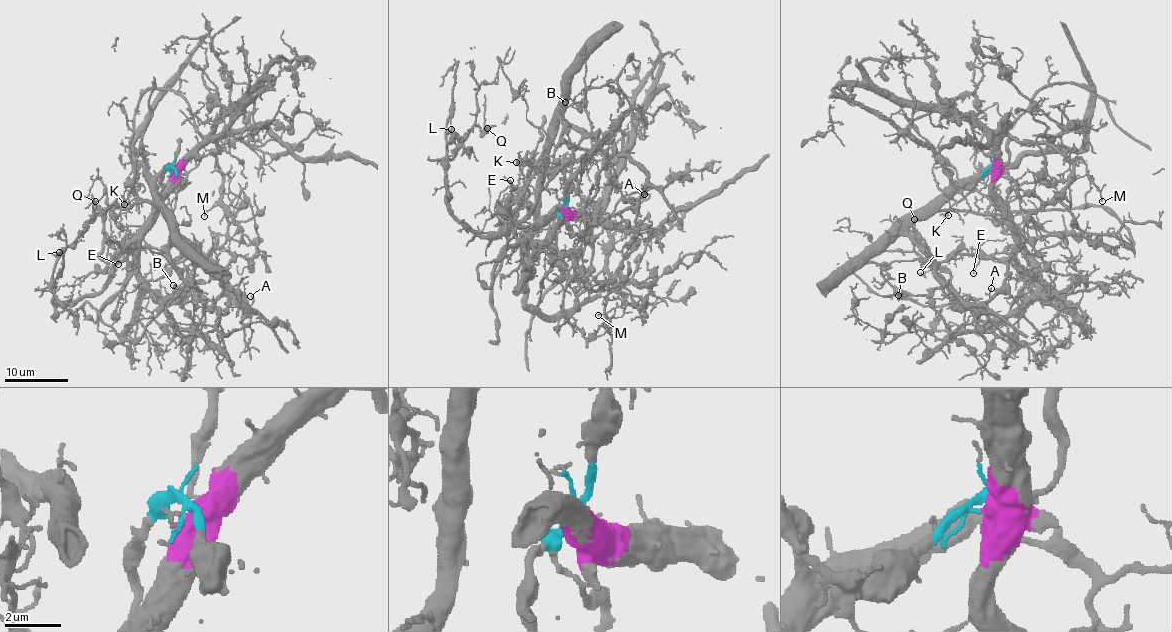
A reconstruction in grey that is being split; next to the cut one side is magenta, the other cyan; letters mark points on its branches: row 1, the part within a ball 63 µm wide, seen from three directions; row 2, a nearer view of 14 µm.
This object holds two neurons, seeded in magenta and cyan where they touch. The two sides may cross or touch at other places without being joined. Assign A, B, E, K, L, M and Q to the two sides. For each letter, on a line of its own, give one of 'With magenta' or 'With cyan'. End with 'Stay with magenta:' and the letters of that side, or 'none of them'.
A: With cyan
B: With cyan
E: With magenta
K: With magenta
L: With magenta
M: With magenta
Q: With magenta
Stay with magenta: E, K, L, M, Q

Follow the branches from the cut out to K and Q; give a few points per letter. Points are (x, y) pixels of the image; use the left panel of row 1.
K: (174, 168), (174, 176), (153, 203), (141, 200), (134, 193), (133, 183), (124, 205)
Q: (174, 168), (174, 186), (118, 255), (113, 276), (98, 292), (54, 303), (57, 259), (94, 215), (96, 201)

